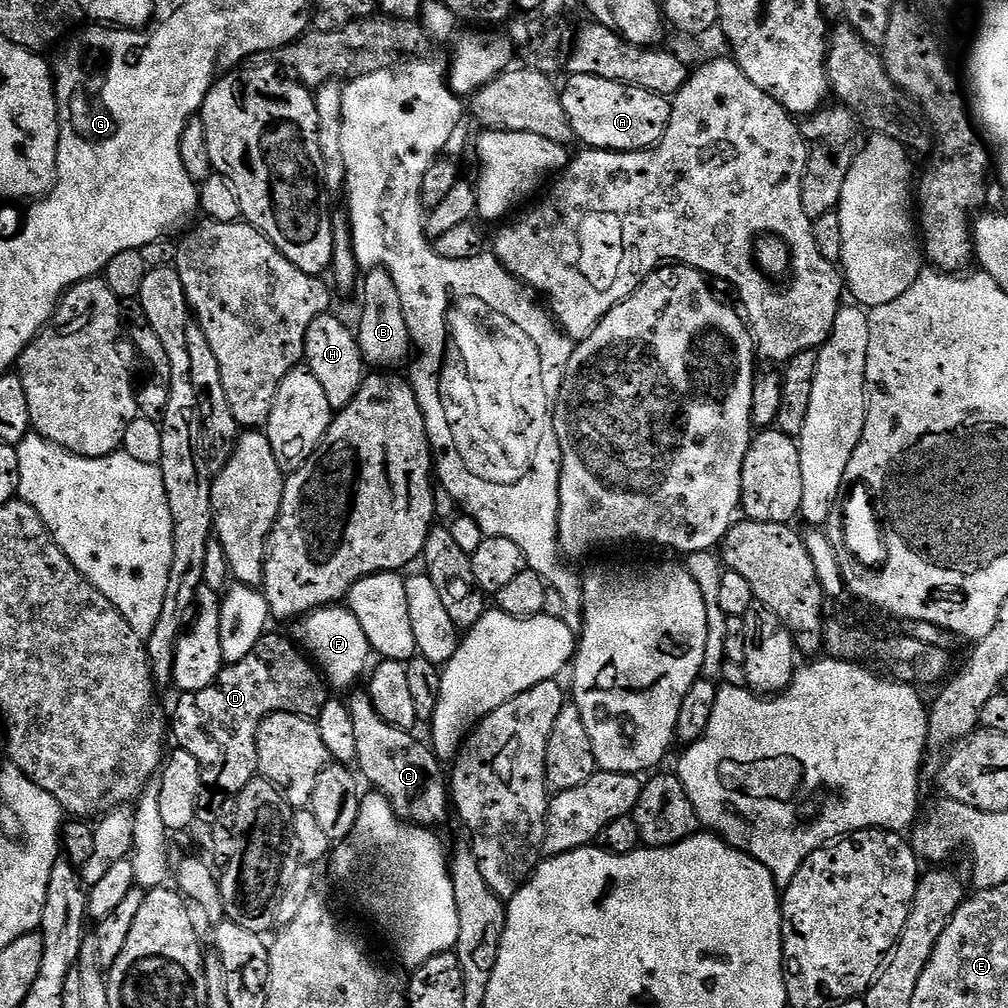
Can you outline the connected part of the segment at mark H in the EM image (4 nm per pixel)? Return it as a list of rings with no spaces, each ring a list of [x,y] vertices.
[[[325,314],[310,322],[310,330],[306,330],[303,363],[314,374],[314,378],[318,378],[322,390],[326,390],[326,398],[332,409],[339,410],[350,406],[354,394],[358,394],[366,375],[366,365],[357,333],[332,315]]]

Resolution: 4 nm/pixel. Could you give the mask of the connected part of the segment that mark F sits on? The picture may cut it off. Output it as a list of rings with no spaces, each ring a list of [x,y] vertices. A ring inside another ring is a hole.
[[[329,606],[315,609],[299,621],[300,640],[303,651],[314,661],[325,681],[333,689],[351,689],[360,675],[365,675],[369,667],[370,649],[366,634],[362,634],[362,626],[358,626],[358,618],[344,606]],[[364,667],[365,672],[364,672]],[[364,672],[364,673],[363,673]],[[336,687],[336,688],[335,688]]]

